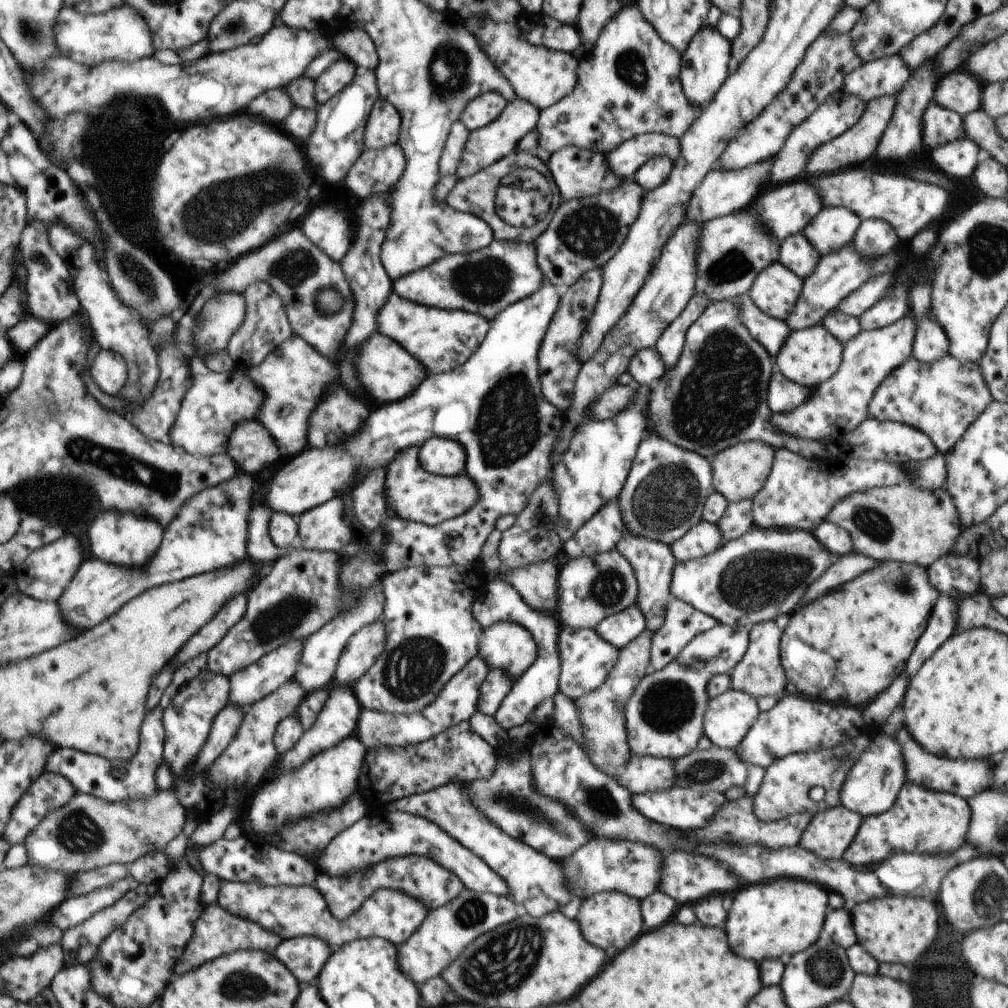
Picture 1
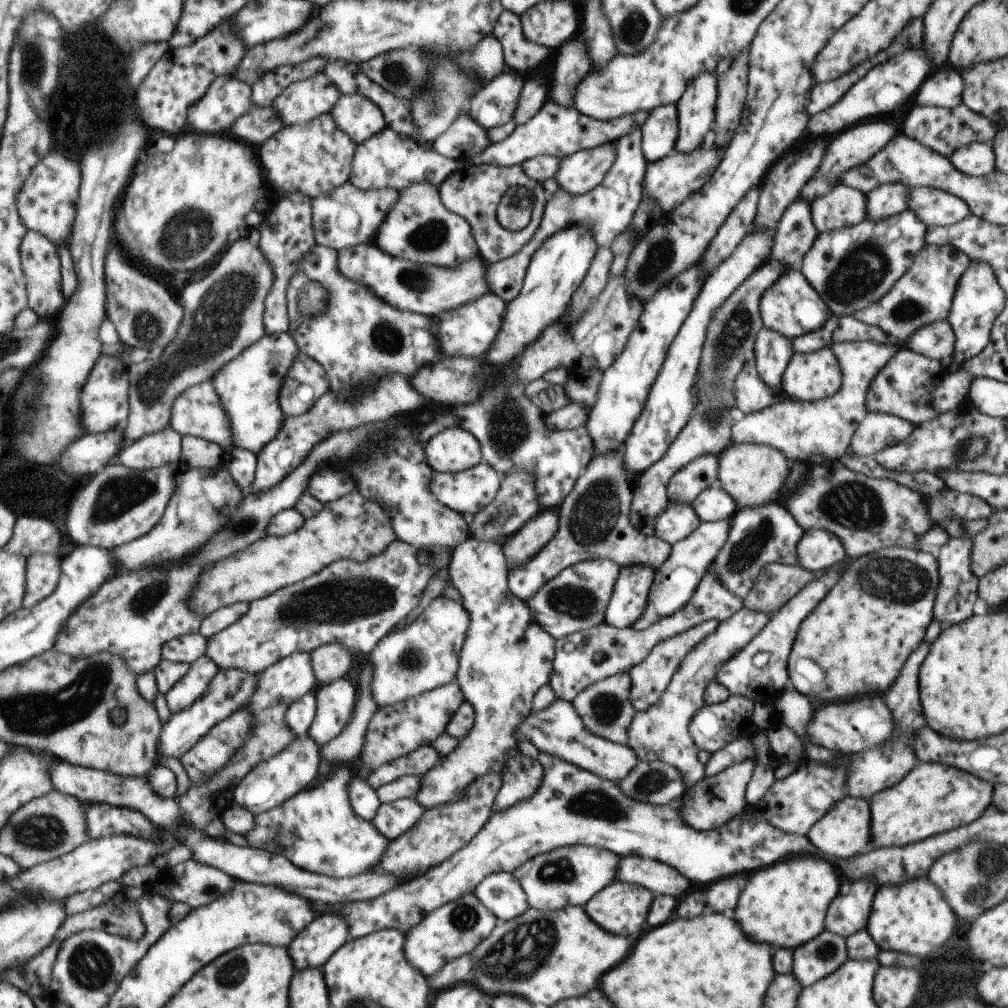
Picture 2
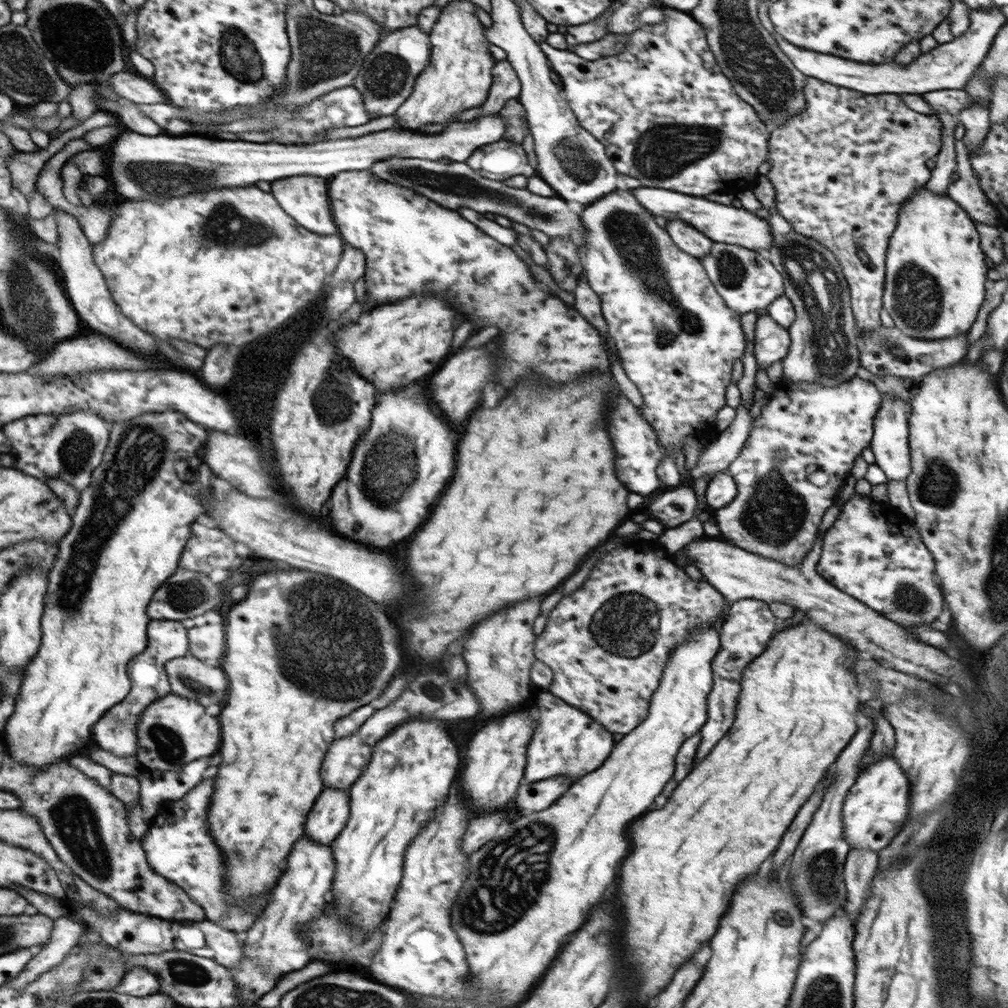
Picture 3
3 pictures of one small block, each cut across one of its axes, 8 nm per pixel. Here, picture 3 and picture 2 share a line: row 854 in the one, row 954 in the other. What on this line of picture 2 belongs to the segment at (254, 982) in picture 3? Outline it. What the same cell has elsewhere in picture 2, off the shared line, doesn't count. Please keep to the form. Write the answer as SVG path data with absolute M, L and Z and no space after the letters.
M338 912L319 914L288 946L296 970L322 968L324 963L350 940L348 920Z

